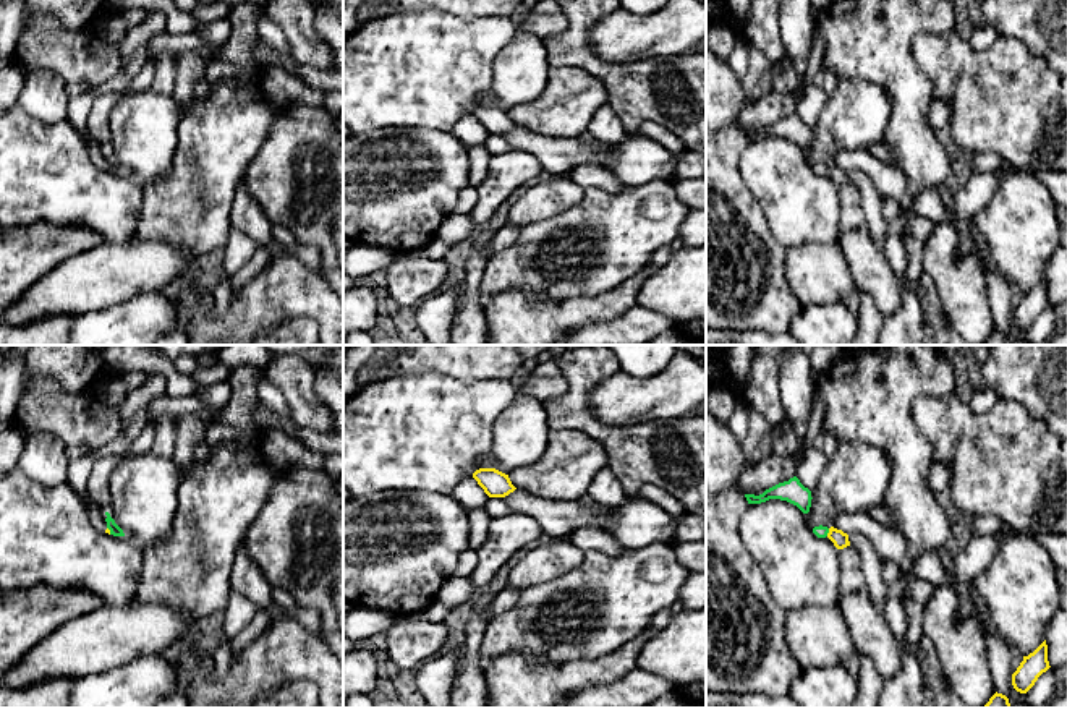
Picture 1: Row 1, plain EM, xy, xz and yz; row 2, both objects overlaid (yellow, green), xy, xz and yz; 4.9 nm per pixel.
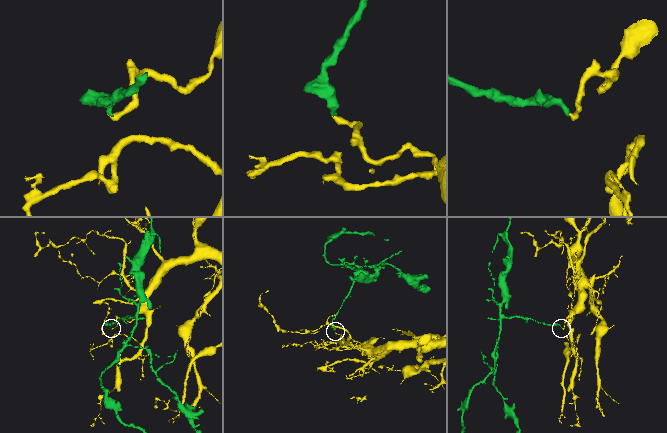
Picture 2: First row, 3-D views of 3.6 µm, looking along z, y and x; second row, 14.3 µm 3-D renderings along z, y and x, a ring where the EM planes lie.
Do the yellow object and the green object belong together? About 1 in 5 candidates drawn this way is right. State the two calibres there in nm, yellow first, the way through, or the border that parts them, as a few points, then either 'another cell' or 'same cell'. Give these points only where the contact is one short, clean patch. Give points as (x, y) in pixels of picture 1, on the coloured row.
80 nm thick on the yellow side, 60 nm on the other; border along yz (829, 528), (826, 535); another cell

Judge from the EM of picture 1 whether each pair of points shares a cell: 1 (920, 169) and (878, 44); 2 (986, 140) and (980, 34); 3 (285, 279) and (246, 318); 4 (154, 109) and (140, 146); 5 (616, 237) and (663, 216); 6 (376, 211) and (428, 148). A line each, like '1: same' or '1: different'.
1: same
2: different
3: same
4: same
5: same
6: same

